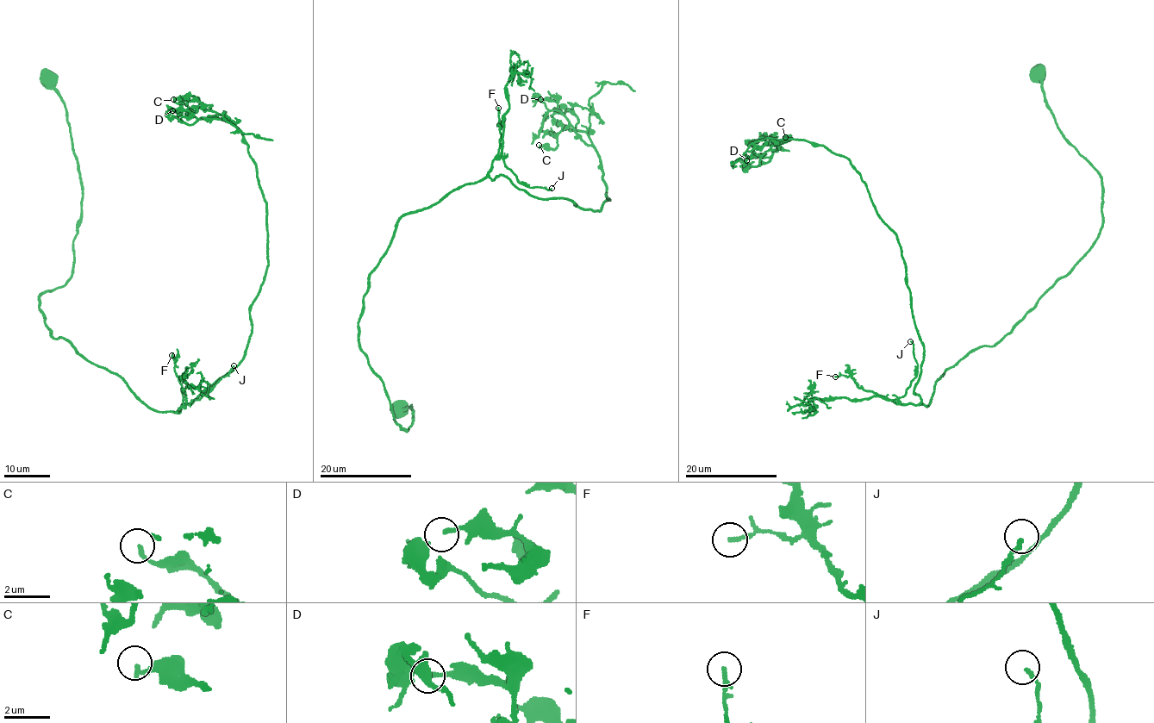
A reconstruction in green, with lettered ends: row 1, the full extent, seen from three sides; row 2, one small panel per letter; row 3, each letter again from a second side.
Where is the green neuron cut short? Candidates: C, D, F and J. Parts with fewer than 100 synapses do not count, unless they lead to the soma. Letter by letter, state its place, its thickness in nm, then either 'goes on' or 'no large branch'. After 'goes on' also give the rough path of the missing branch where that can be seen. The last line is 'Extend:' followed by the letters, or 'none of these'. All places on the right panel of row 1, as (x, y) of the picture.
C: at (785, 137); 200 nm thick; no large branch
D: at (746, 160); 140 nm thick; no large branch
F: at (835, 377); 160 nm thick; no large branch
J: at (910, 341); 150 nm thick; no large branch
Extend: none of these

